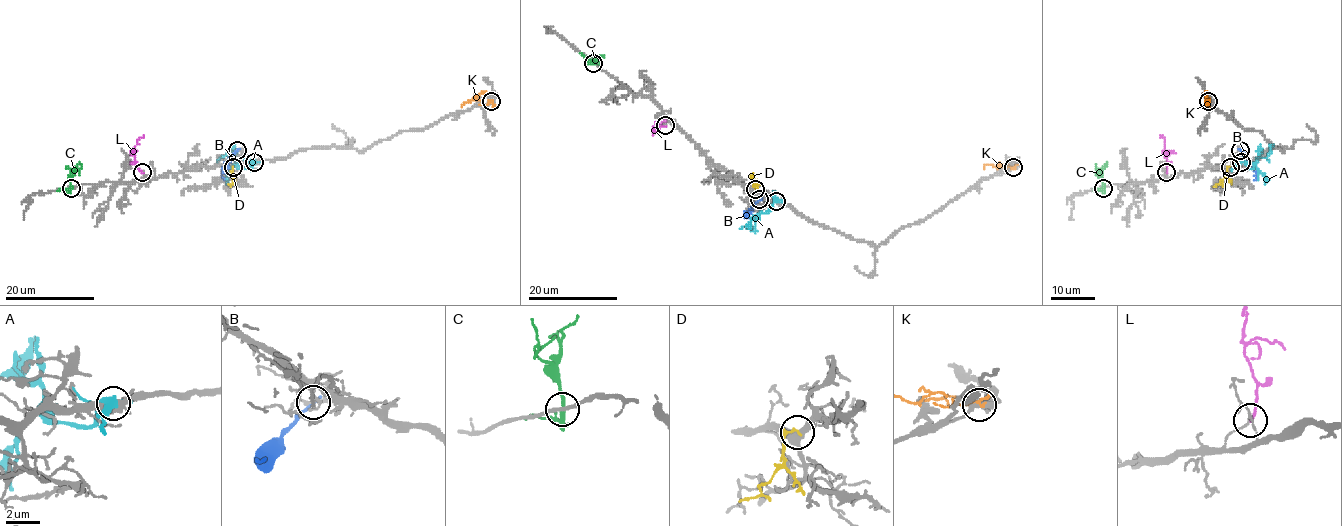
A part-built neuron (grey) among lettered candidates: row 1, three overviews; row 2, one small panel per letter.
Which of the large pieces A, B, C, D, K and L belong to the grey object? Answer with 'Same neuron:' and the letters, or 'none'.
Same neuron: none

